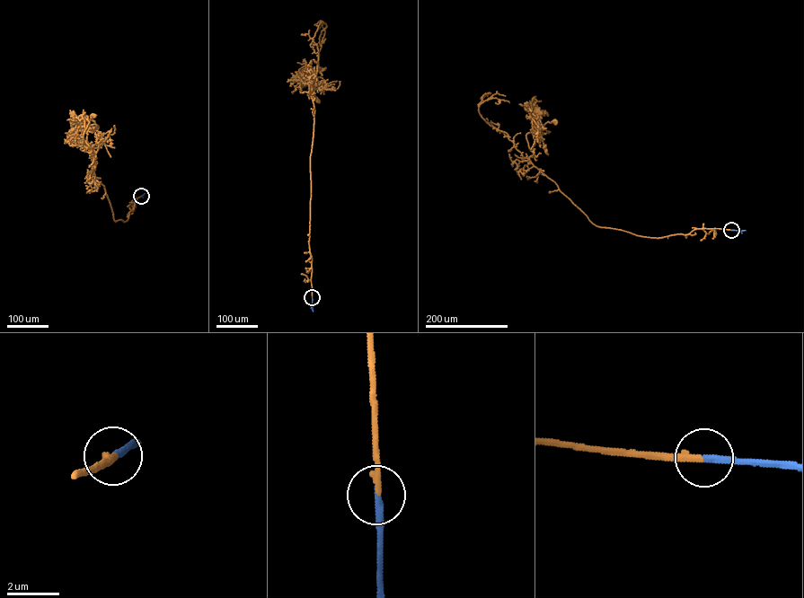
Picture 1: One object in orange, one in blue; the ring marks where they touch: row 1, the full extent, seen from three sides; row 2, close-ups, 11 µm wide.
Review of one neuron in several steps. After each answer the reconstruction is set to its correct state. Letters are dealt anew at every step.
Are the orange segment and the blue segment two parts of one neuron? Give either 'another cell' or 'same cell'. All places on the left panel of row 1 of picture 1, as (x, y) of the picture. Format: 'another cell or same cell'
same cell

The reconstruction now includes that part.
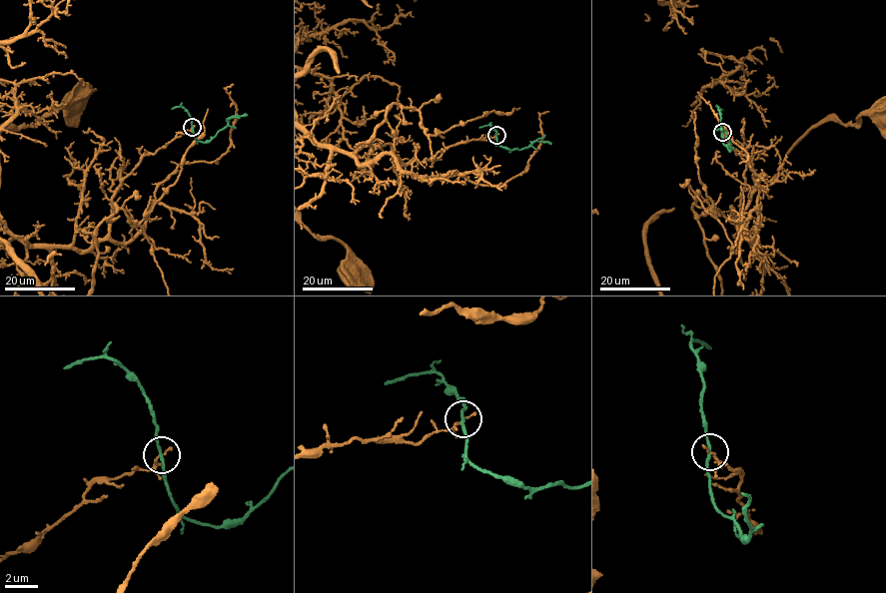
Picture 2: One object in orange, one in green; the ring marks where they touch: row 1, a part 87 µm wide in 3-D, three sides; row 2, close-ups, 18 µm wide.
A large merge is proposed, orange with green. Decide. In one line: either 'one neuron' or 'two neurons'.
two neurons

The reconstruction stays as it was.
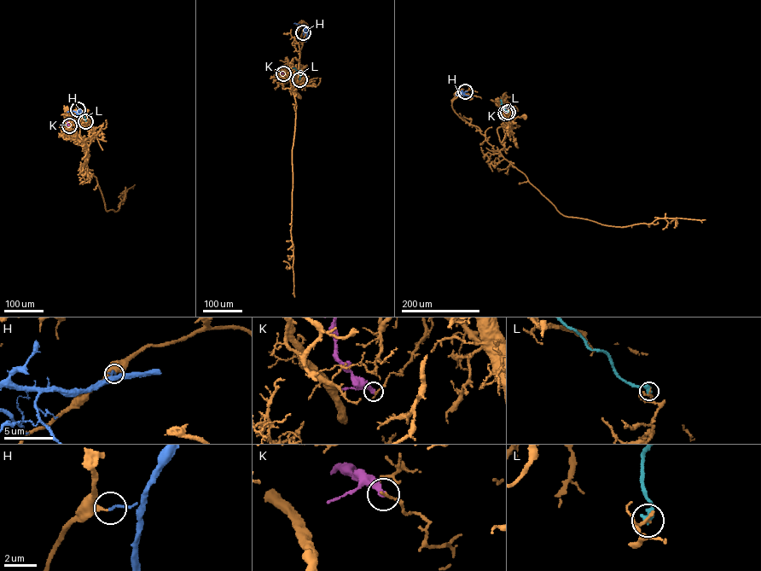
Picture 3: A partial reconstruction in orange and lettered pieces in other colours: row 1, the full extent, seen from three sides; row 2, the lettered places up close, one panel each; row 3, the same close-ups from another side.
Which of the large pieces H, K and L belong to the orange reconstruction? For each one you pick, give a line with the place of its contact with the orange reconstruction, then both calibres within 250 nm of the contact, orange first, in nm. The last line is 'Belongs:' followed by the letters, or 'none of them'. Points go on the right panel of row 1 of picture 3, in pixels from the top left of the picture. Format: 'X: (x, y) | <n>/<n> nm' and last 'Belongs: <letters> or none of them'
Belongs: none of them

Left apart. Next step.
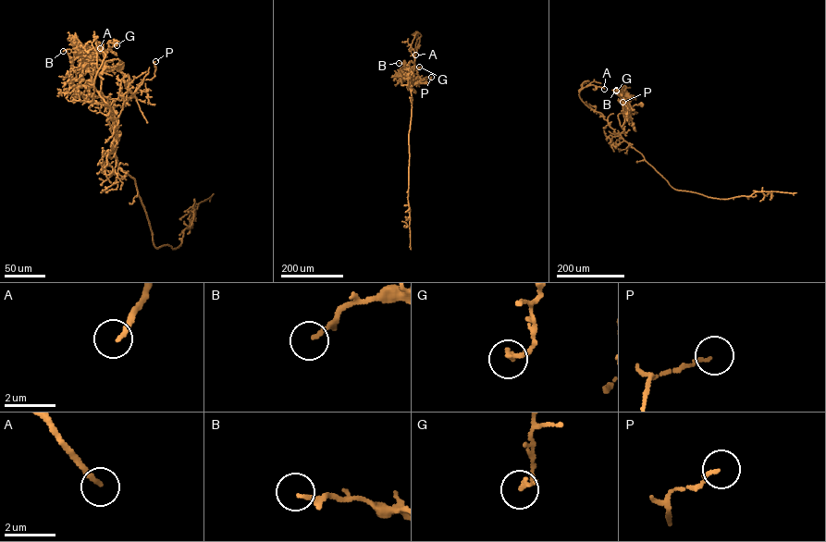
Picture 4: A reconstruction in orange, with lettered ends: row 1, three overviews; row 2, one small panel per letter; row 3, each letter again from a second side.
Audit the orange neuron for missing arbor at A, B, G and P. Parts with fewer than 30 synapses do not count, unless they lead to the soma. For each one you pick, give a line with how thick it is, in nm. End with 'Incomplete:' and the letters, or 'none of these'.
Incomplete: none of these

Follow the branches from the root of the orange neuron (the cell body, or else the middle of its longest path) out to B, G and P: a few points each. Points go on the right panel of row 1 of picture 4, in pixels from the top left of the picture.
B: (641, 104), (624, 111), (623, 98), (616, 90)
G: (641, 104), (624, 111), (624, 96), (619, 93), (619, 89), (616, 91)
P: (641, 104), (634, 104), (626, 111), (628, 117), (629, 110), (622, 102)

